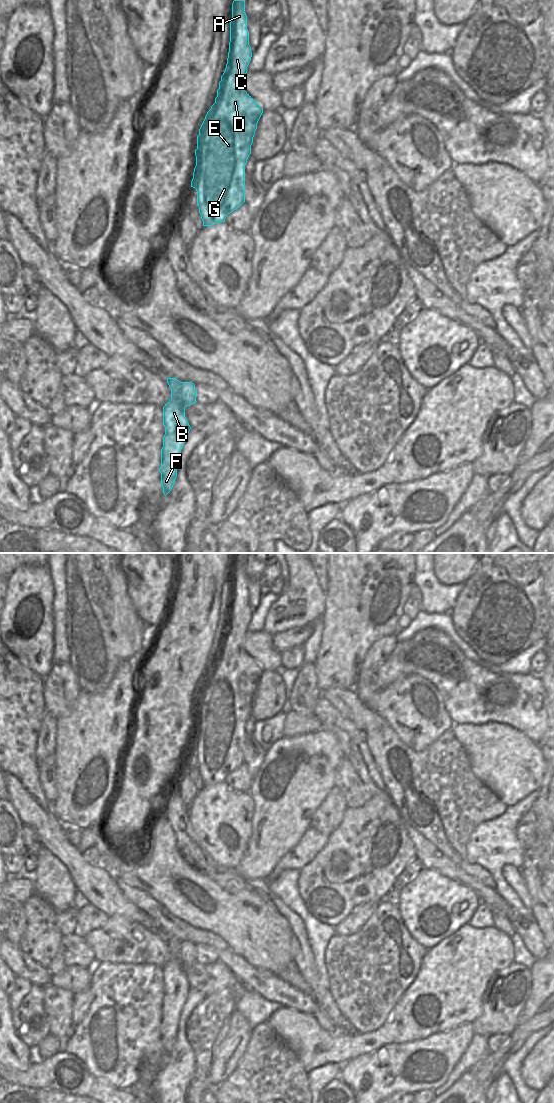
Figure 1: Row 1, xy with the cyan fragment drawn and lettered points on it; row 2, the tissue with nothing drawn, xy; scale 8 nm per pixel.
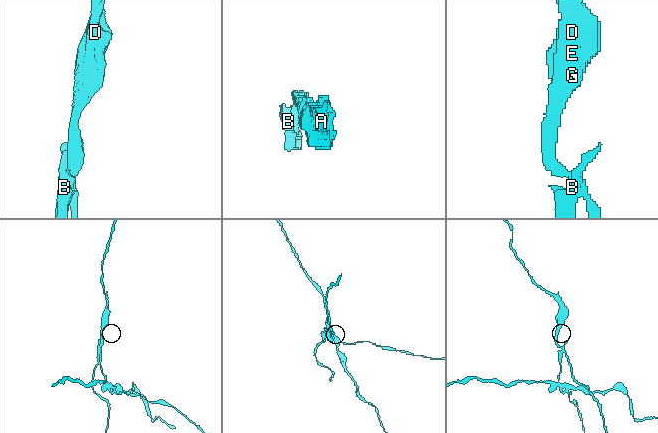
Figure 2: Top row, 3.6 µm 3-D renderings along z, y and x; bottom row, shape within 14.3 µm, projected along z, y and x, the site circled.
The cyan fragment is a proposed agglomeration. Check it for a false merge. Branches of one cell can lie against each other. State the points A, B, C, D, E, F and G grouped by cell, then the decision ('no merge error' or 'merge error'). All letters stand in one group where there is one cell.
A C D E G / B F | merge error

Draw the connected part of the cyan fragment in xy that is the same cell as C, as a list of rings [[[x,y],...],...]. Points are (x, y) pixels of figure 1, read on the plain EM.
[[[234,560],[226,628],[219,642],[215,663],[199,689],[195,710],[196,726],[191,747],[197,751],[197,765],[203,786],[225,782],[227,775],[245,762],[245,725],[251,714],[257,683],[263,673],[261,666],[244,647],[251,617],[245,560]]]

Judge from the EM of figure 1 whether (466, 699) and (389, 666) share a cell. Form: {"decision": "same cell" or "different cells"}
{"decision": "same cell"}

